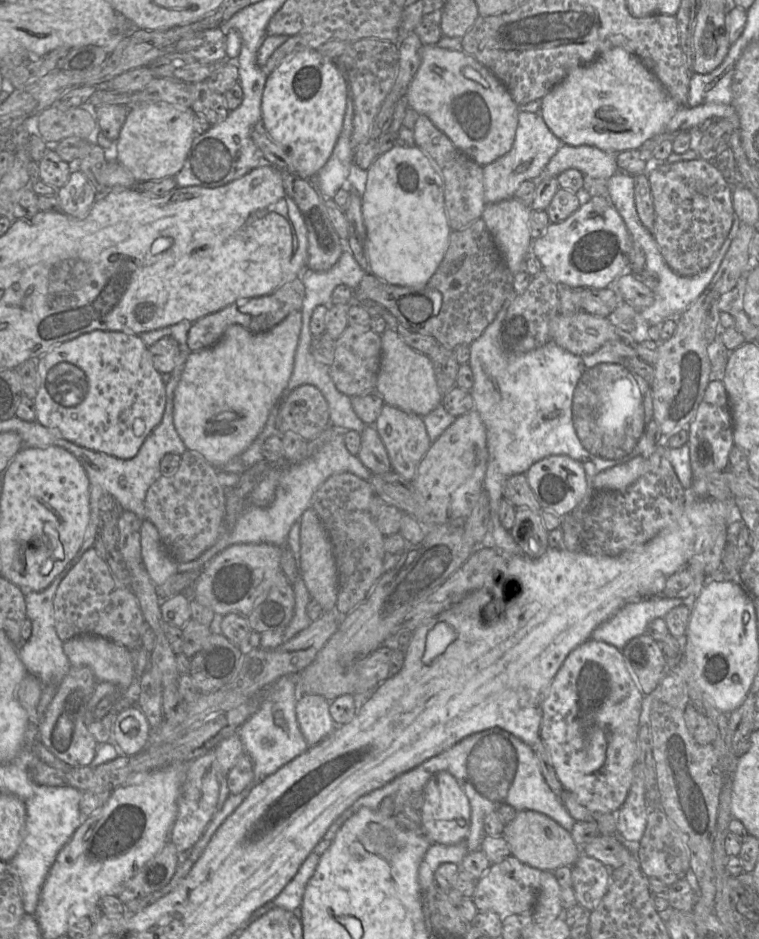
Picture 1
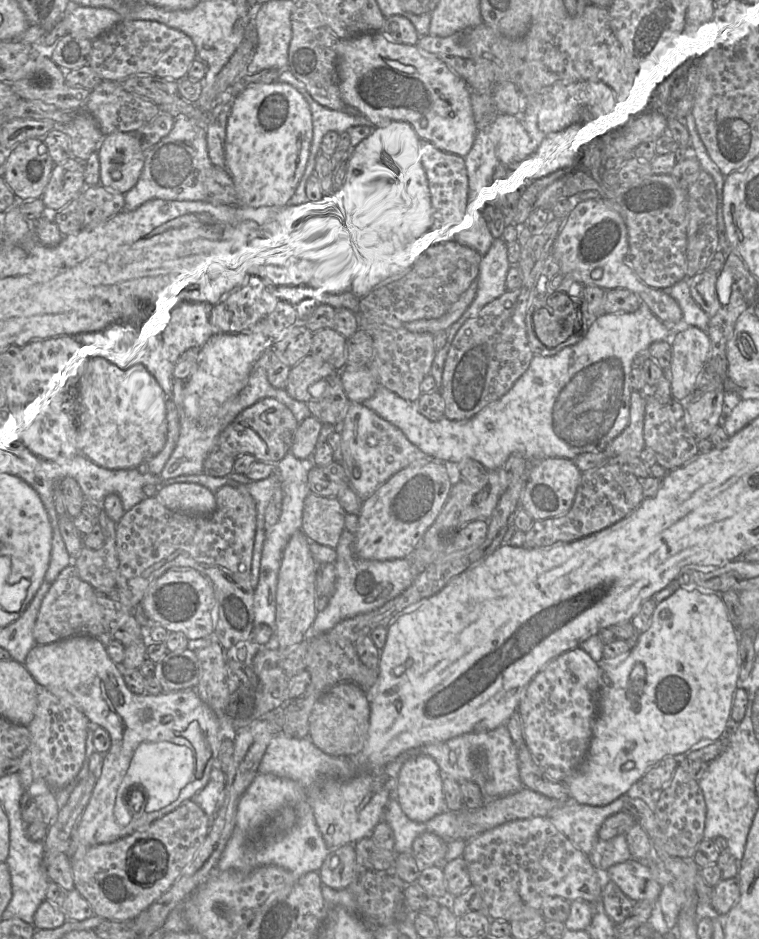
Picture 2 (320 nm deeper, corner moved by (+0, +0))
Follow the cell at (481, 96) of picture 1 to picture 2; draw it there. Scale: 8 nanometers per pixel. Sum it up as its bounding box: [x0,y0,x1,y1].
[337,32,479,158]

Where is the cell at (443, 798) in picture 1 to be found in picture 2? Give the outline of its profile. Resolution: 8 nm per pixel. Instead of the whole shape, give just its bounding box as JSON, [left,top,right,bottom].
[395,754,448,822]

